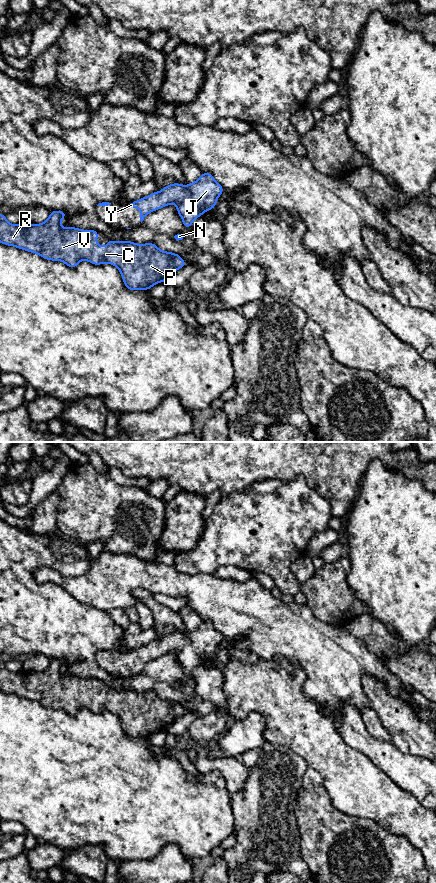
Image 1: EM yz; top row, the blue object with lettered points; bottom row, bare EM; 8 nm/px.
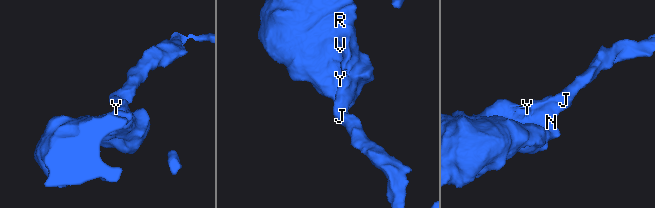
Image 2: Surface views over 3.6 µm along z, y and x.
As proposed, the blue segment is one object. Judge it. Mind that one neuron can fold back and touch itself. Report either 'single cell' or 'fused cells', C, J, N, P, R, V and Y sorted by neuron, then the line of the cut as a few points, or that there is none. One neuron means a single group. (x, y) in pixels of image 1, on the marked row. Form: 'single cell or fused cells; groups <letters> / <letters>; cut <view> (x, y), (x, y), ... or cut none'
single cell; groups C J N P R V Y; cut none

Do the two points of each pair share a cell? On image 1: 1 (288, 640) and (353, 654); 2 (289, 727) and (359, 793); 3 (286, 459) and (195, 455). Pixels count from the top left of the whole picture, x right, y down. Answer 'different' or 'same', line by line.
1: same
2: same
3: same

